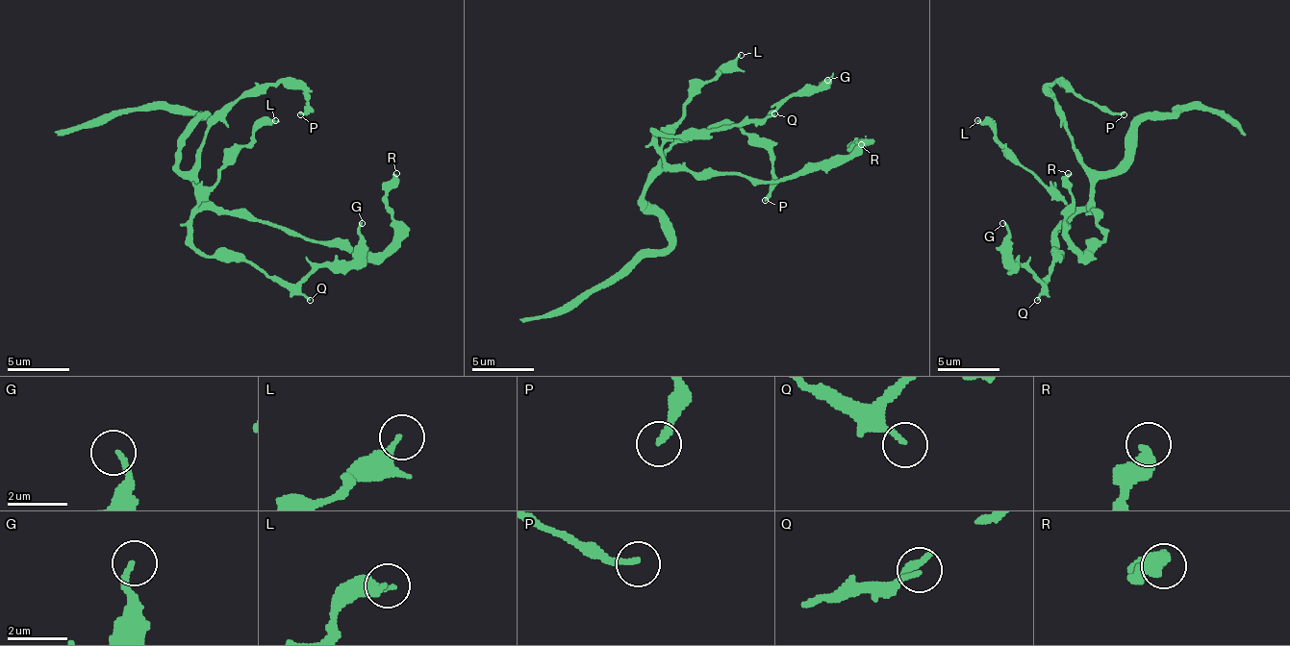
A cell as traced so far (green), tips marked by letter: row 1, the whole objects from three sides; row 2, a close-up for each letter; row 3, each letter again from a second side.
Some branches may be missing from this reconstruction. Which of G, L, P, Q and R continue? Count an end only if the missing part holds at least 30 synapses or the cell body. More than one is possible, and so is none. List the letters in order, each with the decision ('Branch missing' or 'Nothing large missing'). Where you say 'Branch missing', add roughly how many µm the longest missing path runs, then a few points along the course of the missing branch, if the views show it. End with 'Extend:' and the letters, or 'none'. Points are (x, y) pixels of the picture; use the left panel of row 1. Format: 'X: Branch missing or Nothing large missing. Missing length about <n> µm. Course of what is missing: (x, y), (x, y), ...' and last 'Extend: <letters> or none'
G: Nothing large missing
L: Nothing large missing
P: Nothing large missing
Q: Nothing large missing
R: Nothing large missing
Extend: none

